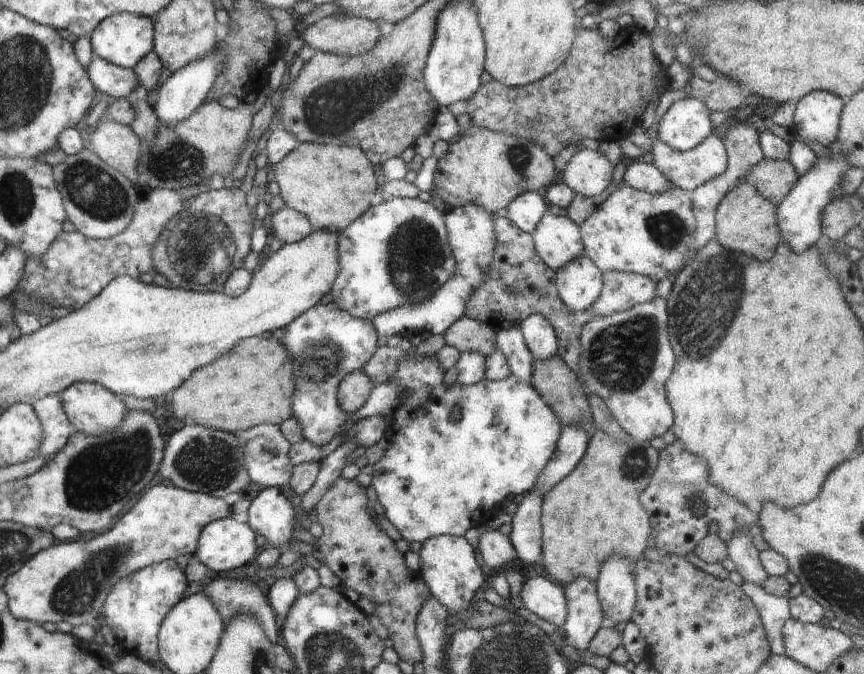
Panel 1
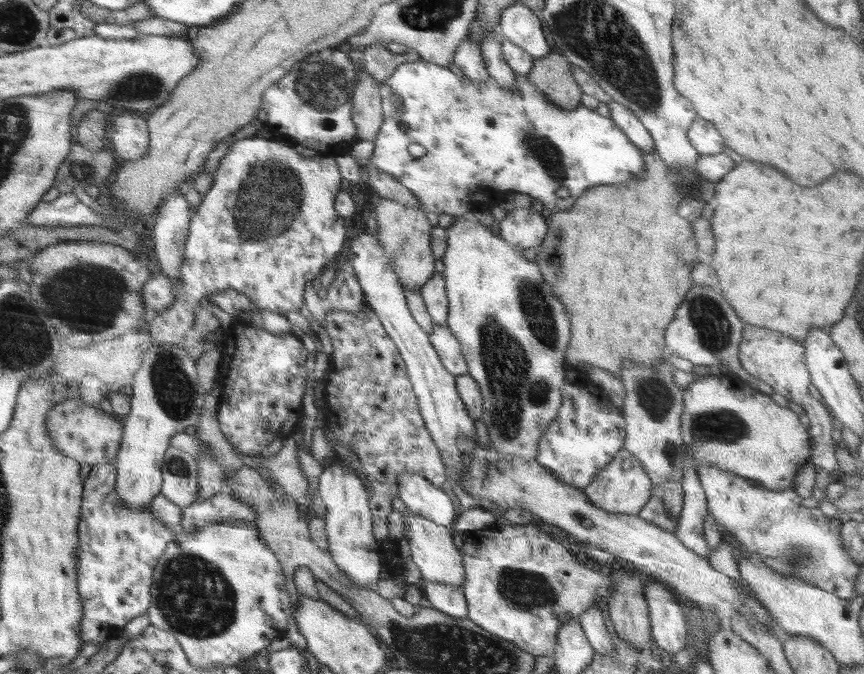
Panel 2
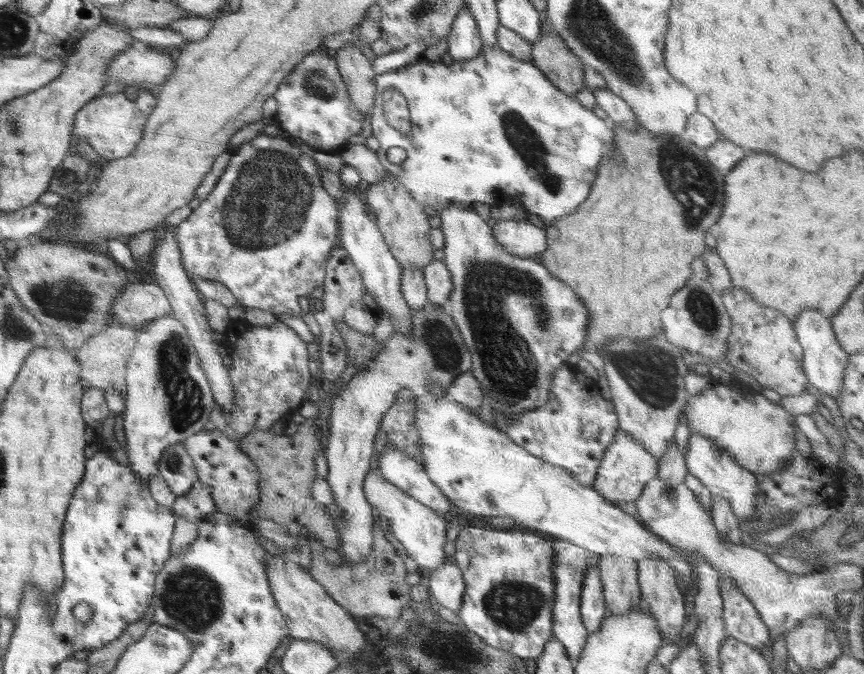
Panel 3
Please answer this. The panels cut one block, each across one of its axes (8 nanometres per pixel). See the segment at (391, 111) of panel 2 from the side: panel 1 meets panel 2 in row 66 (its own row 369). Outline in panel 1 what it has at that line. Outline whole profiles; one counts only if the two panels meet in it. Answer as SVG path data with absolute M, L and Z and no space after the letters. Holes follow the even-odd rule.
M416 356L413 358L408 357L408 360L404 360L400 366L398 366L398 372L392 376L393 380L398 380L398 384L406 390L408 396L405 401L402 401L392 412L393 418L391 424L388 426L388 441L390 447L382 455L382 458L376 464L374 464L374 476L372 476L371 486L378 494L378 501L386 510L385 517L394 526L395 530L400 534L401 538L413 543L420 542L423 544L430 538L440 535L451 535L454 537L464 537L469 529L485 525L486 520L491 515L495 514L494 510L499 510L502 502L507 496L514 495L518 498L525 496L532 489L532 486L536 484L536 480L540 478L546 462L554 456L556 452L556 444L560 437L561 424L558 417L552 408L542 400L542 396L538 394L536 388L526 382L518 382L514 376L508 376L498 382L490 382L490 380L480 380L477 384L470 386L464 386L464 384L452 384L448 386L446 380L444 380L444 370L442 366L438 364L438 358L436 356ZM454 408L460 408L461 418L458 422L452 420L452 411Z

